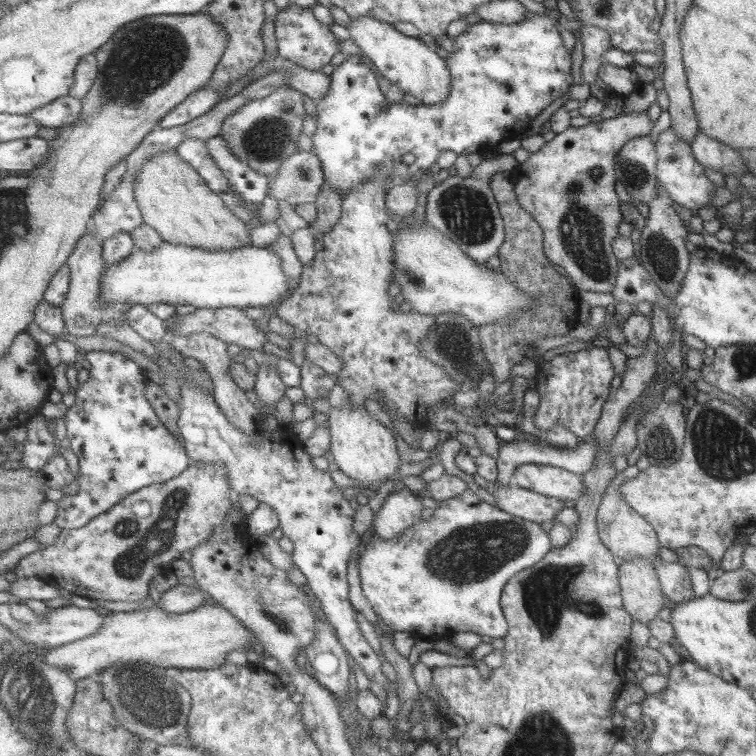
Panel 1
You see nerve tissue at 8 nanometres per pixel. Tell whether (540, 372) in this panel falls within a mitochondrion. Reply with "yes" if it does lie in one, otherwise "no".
no

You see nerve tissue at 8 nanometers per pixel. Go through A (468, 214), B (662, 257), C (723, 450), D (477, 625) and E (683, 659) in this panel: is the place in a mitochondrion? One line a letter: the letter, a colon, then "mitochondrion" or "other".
A: mitochondrion
B: mitochondrion
C: mitochondrion
D: other
E: other

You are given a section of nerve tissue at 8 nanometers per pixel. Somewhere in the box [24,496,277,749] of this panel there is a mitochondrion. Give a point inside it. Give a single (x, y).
(142, 695)

